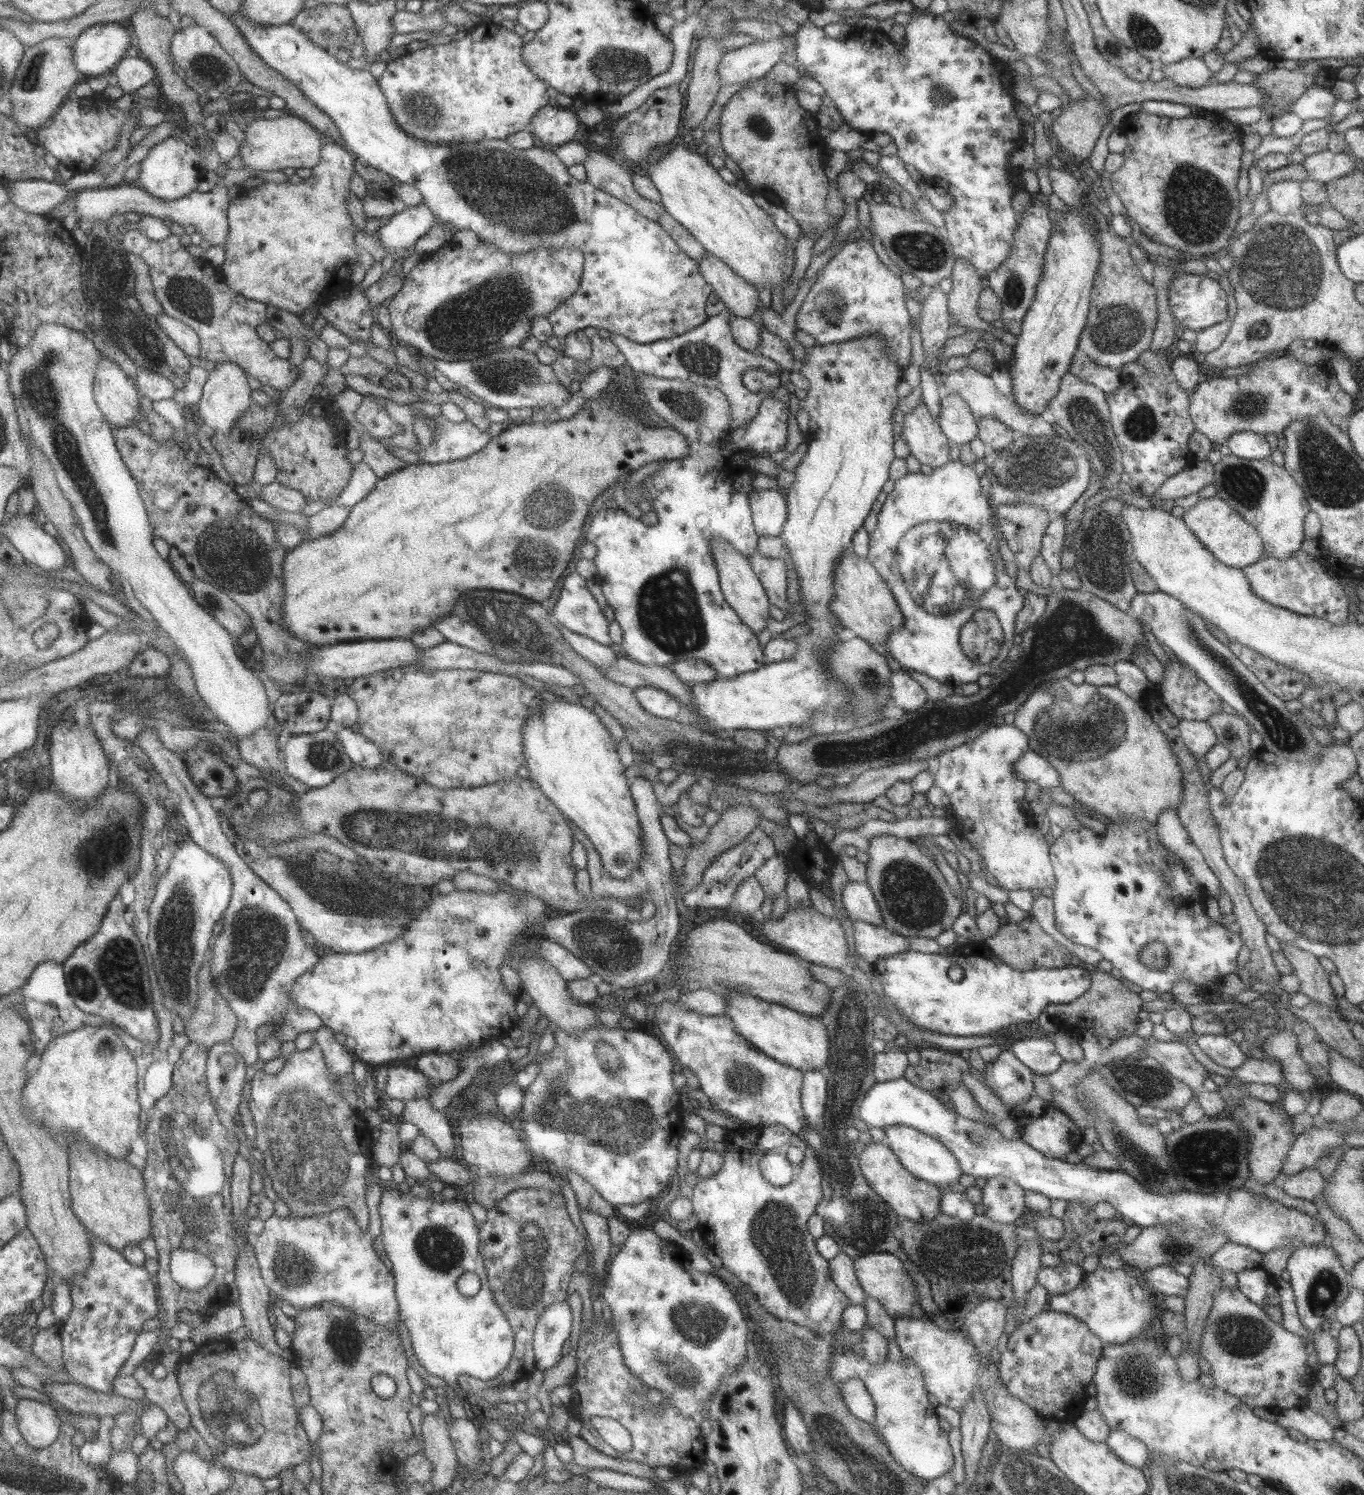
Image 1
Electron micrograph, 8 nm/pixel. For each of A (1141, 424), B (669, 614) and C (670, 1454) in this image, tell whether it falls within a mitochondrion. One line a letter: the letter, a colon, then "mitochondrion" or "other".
A: mitochondrion
B: mitochondrion
C: other

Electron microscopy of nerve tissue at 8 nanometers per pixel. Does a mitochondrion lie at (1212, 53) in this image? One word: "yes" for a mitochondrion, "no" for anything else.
no

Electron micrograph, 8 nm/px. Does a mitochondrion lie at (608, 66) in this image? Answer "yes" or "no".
yes

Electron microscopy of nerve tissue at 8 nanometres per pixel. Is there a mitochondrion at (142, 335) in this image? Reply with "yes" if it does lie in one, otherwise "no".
yes

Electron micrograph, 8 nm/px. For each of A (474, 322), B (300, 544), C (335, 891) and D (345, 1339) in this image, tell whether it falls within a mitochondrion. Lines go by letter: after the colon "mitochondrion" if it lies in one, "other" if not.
A: mitochondrion
B: other
C: mitochondrion
D: mitochondrion

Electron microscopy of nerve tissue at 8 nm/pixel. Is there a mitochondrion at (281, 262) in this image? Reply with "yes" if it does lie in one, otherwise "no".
no

